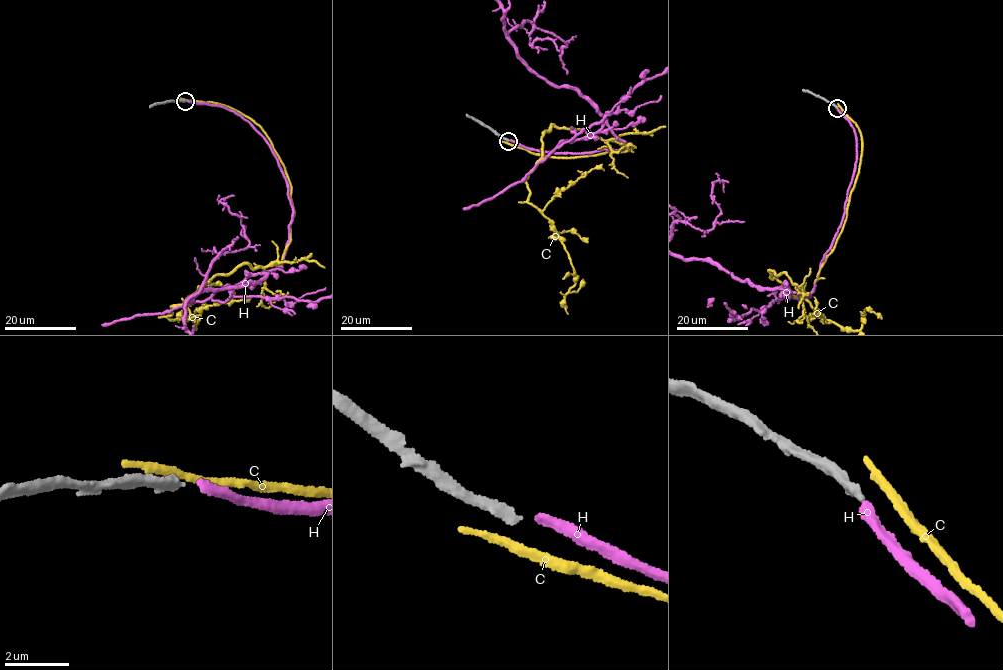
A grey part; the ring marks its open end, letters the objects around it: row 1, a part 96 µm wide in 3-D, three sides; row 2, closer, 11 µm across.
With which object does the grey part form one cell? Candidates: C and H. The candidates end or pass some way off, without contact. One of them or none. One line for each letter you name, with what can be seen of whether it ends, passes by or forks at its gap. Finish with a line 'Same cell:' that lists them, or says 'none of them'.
Same cell: none of them

